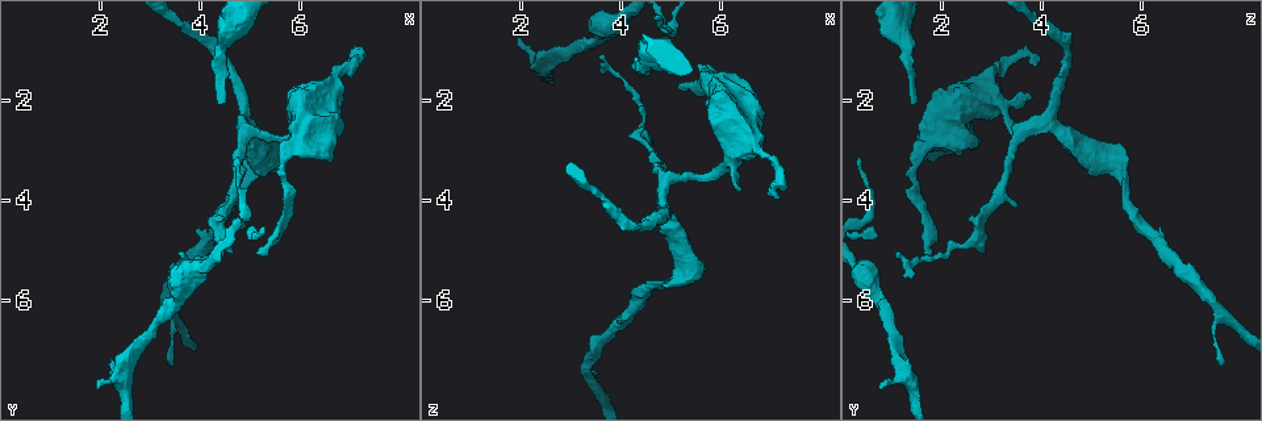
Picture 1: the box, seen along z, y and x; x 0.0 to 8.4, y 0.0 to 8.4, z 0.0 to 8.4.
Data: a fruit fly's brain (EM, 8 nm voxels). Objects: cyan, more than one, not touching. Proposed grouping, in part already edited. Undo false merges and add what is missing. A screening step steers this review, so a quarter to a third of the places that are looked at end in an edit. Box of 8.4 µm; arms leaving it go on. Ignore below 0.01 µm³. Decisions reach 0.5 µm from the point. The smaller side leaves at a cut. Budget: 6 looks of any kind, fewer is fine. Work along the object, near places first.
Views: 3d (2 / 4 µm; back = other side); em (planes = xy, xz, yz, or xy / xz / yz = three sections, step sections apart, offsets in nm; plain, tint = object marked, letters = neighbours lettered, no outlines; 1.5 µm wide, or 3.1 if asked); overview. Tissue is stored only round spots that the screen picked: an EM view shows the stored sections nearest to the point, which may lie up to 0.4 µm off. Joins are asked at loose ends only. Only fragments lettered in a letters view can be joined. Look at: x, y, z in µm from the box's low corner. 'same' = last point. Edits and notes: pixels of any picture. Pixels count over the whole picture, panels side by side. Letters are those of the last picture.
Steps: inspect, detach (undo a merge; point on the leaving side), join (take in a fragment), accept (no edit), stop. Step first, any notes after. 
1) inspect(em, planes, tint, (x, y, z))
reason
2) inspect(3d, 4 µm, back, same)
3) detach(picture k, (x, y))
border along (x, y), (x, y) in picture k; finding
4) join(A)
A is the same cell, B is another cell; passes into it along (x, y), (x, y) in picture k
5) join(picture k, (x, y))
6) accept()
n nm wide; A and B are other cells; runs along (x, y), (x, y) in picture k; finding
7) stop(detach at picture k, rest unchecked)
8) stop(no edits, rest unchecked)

inspect(em, planes, letters, (4.35, 2.10, 1.45))
branch stops here

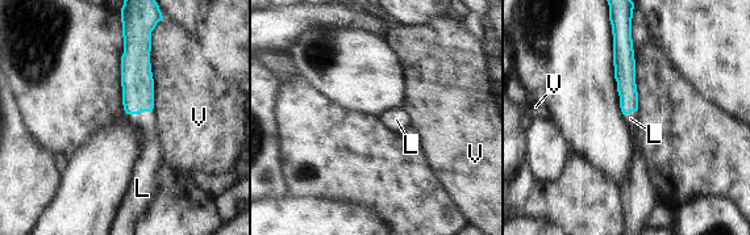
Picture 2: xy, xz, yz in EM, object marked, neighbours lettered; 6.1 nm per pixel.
join(L)
L is the same cell, V is another cell; the cell continues

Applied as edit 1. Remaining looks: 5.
inspect(em, yz, step 8, tint, (3.50, 7.25, 7.55))
tapers out

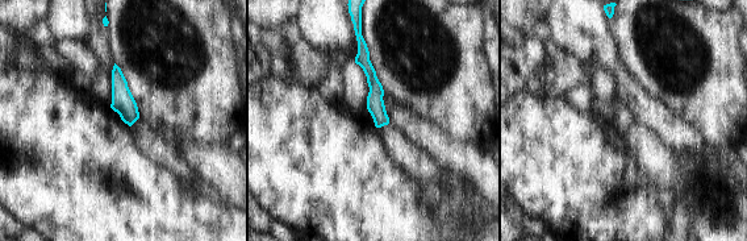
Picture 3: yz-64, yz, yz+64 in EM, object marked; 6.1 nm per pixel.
inspect(em, yz, step 8, letters, same)
what lies round it

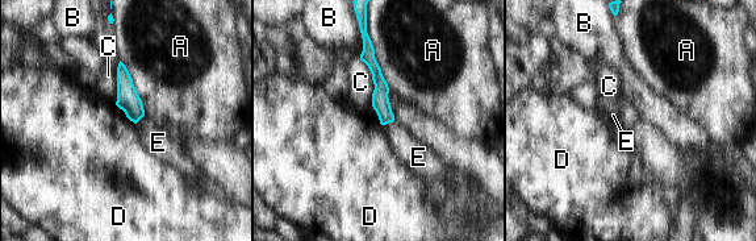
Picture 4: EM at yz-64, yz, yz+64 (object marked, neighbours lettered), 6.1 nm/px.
accept()
A, B, C, D and E are other cells; none of them fits

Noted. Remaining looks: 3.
inspect(3d, 2 µm, (2.00, 7.80, 0.80))
free end

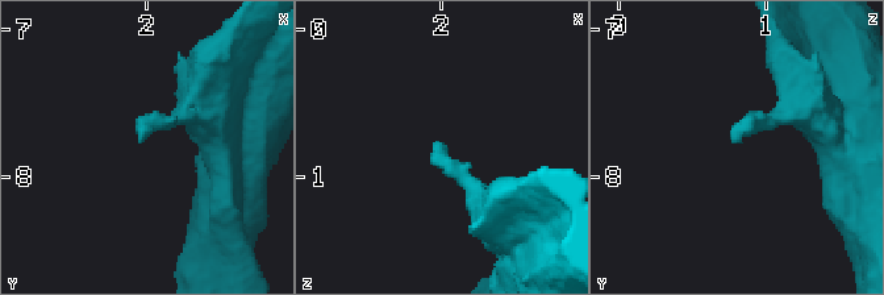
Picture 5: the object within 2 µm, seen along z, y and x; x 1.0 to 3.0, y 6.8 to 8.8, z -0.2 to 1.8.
inspect(em, yz, step 8, tint, (1.96, 7.74, 0.78))

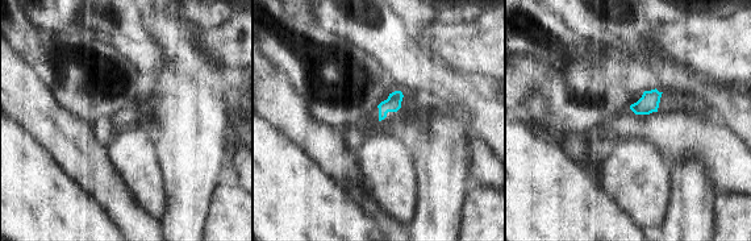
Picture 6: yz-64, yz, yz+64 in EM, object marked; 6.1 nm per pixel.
inspect(em, planes, letters, same)
another direction

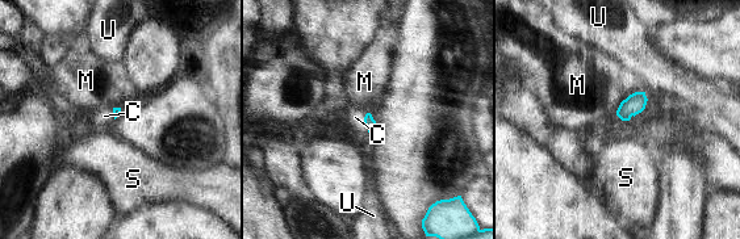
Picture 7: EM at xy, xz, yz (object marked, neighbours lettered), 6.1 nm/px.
join(C)
C is the same cell, M, S and U are other cells; passes into it along (370, 122), (364, 122), (355, 117) in picture 7; it goes on there

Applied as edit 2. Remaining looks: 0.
stop(join at picture 2, join at picture 7, rest unchecked)

